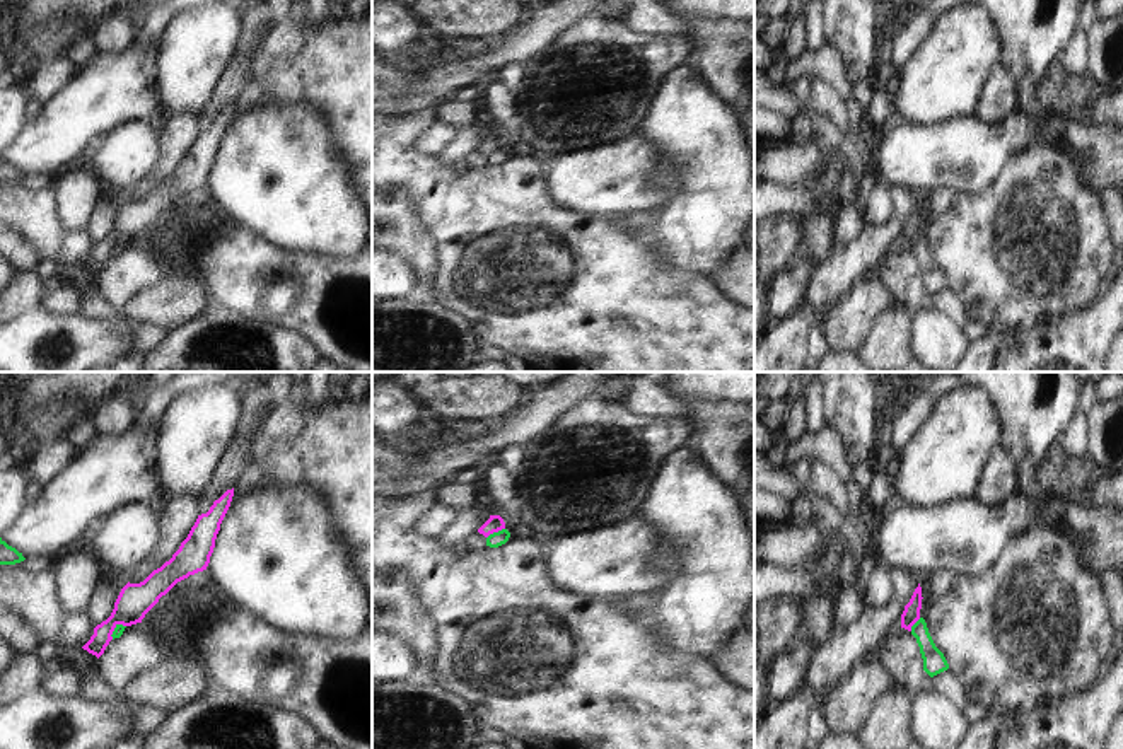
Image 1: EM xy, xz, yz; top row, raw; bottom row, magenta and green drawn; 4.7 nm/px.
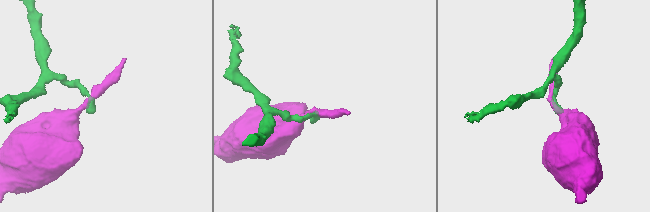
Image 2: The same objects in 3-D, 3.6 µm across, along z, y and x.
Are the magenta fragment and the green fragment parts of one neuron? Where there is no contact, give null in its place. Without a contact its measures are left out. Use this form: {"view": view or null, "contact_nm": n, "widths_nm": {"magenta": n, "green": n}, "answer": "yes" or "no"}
{"view": "xz", "contact_nm": 100, "widths_nm": {"magenta": 80, "green": 70}, "answer": "no"}

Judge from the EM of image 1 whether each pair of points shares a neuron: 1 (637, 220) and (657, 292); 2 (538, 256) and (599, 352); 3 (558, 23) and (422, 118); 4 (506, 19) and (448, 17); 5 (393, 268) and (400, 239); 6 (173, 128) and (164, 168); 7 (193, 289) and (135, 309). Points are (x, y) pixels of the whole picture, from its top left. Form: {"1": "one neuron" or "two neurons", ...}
{"1": "two neurons", "2": "one neuron", "3": "two neurons", "4": "one neuron", "5": "two neurons", "6": "one neuron", "7": "one neuron"}

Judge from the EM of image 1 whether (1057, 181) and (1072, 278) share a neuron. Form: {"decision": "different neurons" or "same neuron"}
{"decision": "same neuron"}

